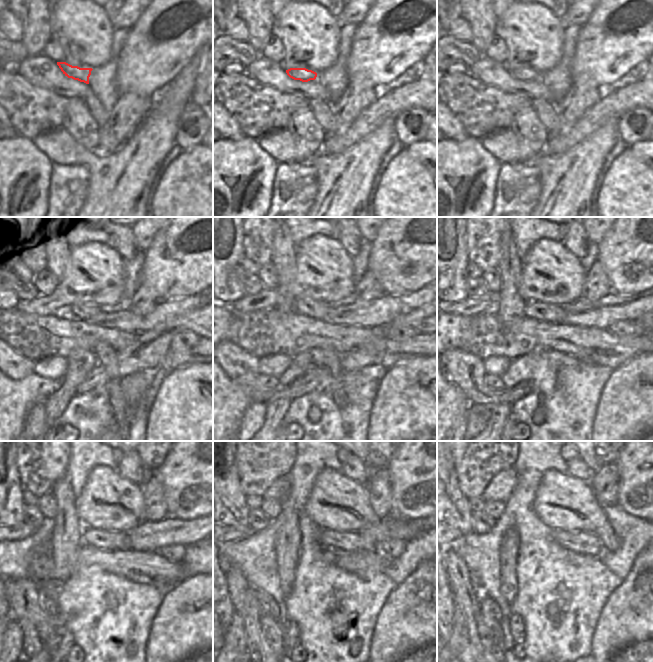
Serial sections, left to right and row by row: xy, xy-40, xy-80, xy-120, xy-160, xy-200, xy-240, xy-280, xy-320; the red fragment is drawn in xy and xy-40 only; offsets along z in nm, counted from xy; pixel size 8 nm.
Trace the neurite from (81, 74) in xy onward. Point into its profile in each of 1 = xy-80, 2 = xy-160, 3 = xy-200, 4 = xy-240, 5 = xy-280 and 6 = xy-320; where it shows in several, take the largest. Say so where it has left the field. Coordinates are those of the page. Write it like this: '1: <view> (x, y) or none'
1: xy-80 (525, 74)
2: xy-160 (306, 307)
3: xy-200 (553, 313)
4: xy-240 (104, 539)
5: xy-280 (350, 541)
6: xy-320 (580, 542)

